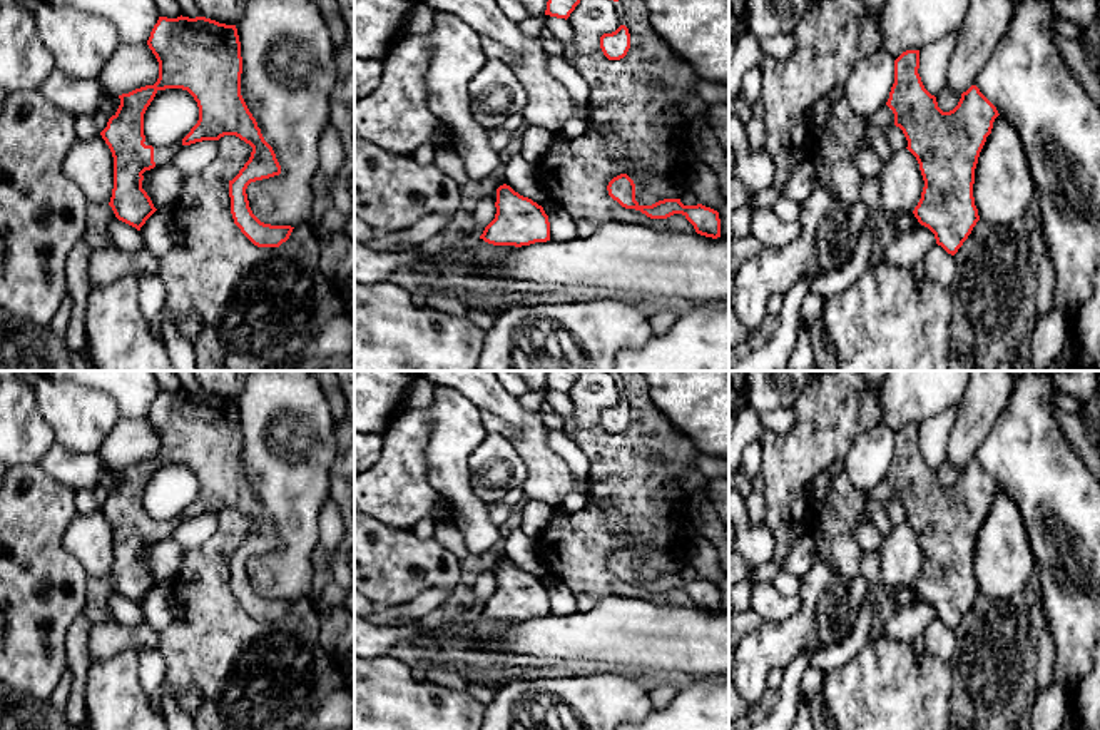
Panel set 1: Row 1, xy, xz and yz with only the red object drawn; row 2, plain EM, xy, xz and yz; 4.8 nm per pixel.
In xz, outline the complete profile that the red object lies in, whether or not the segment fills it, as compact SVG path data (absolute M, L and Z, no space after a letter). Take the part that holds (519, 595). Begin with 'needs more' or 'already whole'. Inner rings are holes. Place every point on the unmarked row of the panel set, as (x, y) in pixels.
already whole | M510 560L497 563L497 588L480 613L493 620L530 620L550 615L550 596L543 581Z

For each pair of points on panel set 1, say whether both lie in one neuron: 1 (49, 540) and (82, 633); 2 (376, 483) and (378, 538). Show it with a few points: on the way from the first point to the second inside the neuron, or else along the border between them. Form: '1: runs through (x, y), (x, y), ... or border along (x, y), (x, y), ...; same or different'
1: border along (81, 612), (67, 628), (64, 652); different
2: border along (371, 515), (388, 525), (412, 532); different

